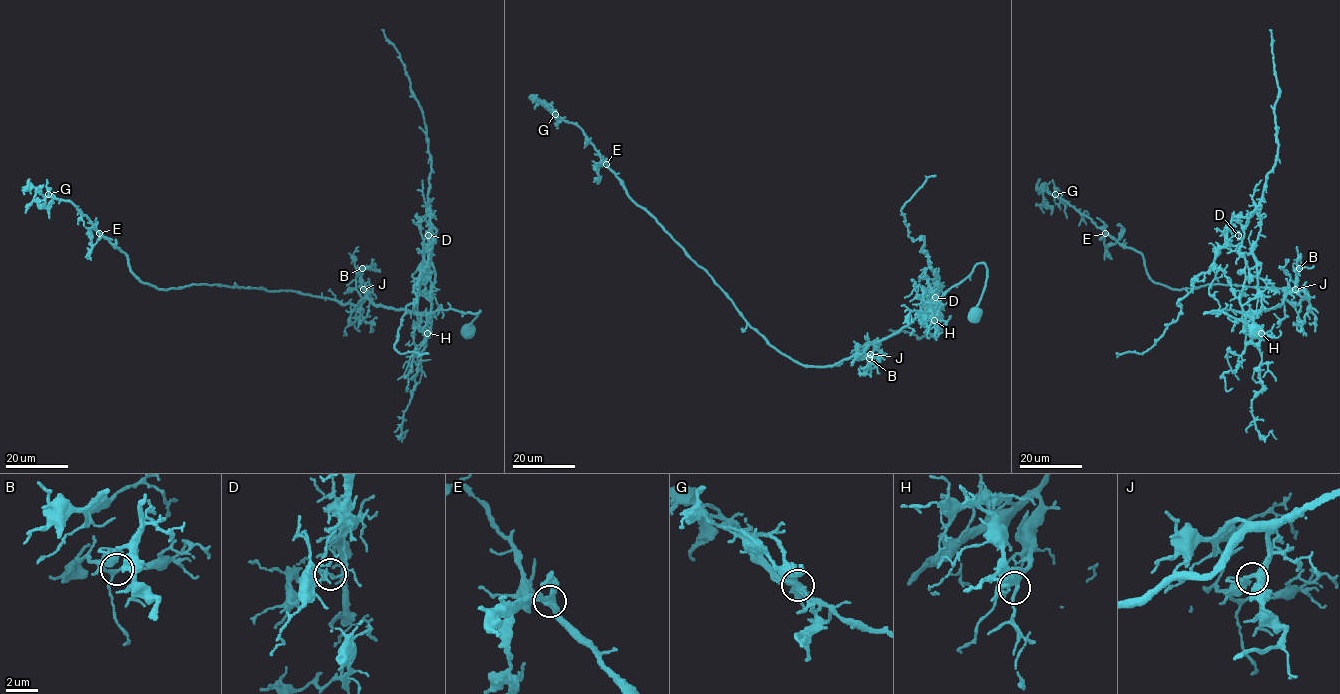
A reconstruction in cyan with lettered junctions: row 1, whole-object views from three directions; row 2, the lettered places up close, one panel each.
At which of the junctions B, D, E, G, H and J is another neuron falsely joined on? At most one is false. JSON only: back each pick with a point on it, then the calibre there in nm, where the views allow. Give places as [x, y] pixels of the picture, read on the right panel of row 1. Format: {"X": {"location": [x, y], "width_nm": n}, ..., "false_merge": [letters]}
{"D": {"location": [1238, 235], "width_nm": 90}, "false_merge": ["D"]}

